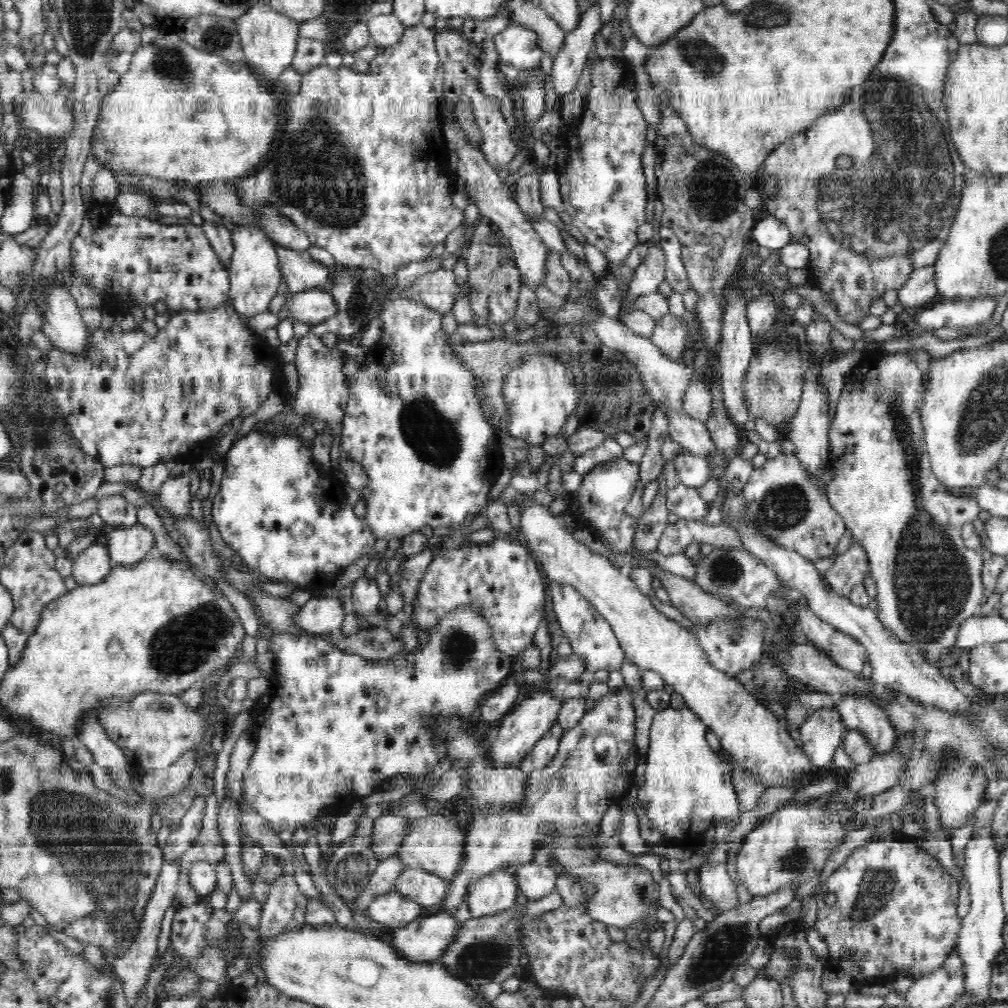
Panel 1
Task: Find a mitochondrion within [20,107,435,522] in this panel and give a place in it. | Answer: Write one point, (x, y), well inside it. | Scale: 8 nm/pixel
(45, 426)

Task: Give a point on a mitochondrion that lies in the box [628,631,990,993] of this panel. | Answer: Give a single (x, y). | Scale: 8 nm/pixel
(726, 946)

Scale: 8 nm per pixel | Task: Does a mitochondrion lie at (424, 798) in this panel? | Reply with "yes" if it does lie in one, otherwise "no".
no

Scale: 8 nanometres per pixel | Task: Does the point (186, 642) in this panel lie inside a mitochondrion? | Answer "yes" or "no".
yes

